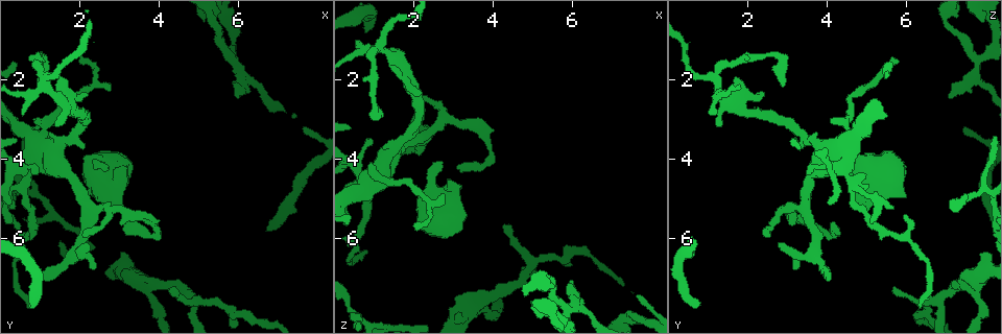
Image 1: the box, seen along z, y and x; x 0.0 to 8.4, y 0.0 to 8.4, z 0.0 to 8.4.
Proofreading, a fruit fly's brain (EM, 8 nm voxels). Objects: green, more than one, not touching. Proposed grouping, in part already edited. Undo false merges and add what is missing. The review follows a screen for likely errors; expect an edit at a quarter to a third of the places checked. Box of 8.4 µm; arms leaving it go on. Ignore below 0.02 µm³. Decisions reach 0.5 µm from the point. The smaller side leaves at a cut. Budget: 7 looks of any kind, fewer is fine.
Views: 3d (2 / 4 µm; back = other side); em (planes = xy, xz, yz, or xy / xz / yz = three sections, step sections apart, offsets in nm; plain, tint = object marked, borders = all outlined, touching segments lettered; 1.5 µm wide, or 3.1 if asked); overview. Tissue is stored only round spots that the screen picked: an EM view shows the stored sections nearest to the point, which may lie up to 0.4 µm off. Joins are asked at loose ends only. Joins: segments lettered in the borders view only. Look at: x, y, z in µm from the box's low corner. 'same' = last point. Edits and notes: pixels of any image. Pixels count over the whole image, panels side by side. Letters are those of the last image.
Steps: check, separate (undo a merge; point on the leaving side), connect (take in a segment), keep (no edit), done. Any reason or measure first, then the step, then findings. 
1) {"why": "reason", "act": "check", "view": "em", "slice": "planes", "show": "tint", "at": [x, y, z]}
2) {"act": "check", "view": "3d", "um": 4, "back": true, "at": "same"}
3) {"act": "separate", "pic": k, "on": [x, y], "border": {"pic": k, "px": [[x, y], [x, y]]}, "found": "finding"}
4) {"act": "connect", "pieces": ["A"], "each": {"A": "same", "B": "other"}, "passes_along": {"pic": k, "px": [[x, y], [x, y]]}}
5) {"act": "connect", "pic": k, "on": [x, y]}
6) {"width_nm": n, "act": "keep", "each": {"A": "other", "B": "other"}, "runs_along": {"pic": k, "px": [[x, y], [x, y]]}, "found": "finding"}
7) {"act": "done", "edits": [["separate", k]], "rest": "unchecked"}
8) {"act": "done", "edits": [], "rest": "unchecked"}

{"why": "an open end", "act": "check", "view": "em", "slice": "planes", "show": "borders", "at": [2.00, 1.55, 5.60]}

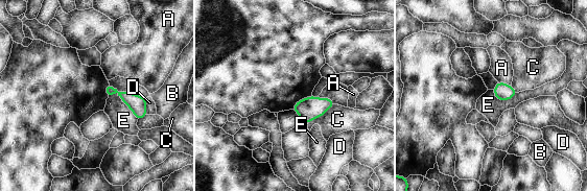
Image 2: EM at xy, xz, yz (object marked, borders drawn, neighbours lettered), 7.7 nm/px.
{"width_nm": 80, "longest_contact_nm": ["E", 300], "act": "keep", "each": {"A": "other", "B": "other", "C": "other", "D": "other", "E": "other"}, "found": "no lettered segment goes on from it"}

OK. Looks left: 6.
{"why": "free end", "act": "check", "view": "3d", "um": 2, "back": true, "at": [2.75, 4.25, 4.05]}

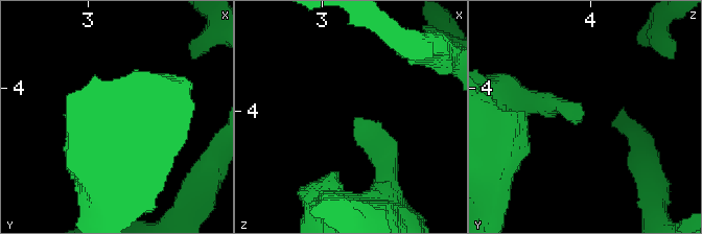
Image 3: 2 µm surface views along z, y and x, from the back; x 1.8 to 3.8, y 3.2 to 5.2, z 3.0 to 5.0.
{"why": "now the EM", "act": "check", "view": "em", "slice": "planes", "show": "borders", "at": [2.70, 4.26, 4.04]}

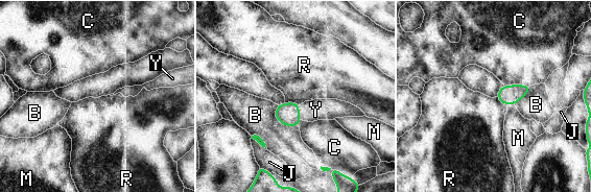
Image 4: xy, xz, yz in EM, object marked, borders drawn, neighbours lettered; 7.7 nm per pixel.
{"width_nm": 150, "act": "connect", "pieces": ["Y"], "each": {"B": "other", "C": "other", "J": "other", "M": "other", "R": "other", "Y": "same"}, "passes_along": {"pic": 4, "px": [[287, 114], [298, 113], [315, 110]]}, "found": "the neuron continues"}

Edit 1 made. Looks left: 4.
{"why": "thin arm on a thick one", "act": "check", "view": "em", "slice": "yz", "step": 4, "show": "borders", "at": [1.00, 3.35, 4.55]}

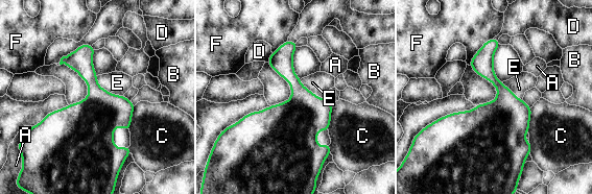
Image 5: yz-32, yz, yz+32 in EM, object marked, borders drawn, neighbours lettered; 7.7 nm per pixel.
{"why": "cut it another way", "act": "check", "view": "em", "slice": "planes", "show": "borders", "at": "same"}

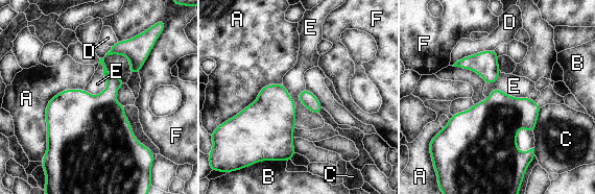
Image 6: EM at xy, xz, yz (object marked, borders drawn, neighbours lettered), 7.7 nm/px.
{"width_nm": 220, "act": "keep", "each": {"A": "other", "B": "other", "C": "other", "D": "other", "E": "other", "F": "other"}, "border": {"pic": 6, "px": [[99, 63], [106, 87], [93, 96]]}, "found": "all the same neuron"}

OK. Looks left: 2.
{"act": "done", "edits": [["connect", 4]], "rest": "unchecked"}

